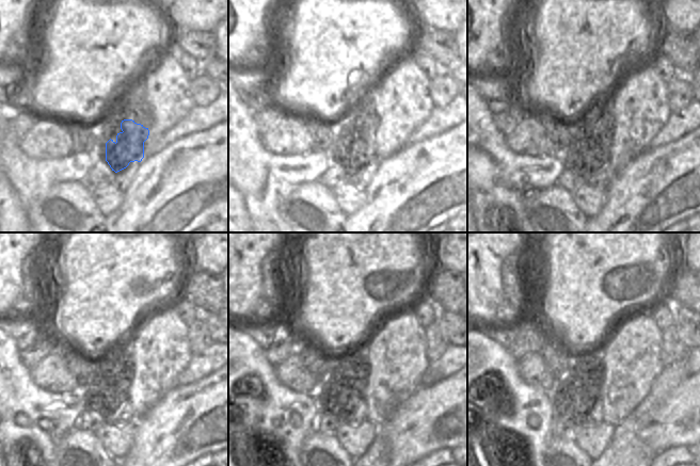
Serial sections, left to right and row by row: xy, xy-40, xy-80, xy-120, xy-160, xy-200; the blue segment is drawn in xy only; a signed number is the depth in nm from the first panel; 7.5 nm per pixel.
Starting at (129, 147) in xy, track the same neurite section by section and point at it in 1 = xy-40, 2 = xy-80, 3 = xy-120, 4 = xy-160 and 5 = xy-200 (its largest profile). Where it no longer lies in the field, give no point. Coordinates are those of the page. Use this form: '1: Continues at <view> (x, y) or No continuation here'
1: Continues at xy-40 (358, 144)
2: Continues at xy-80 (592, 143)
3: Continues at xy-120 (109, 386)
4: Continues at xy-160 (349, 378)
5: Continues at xy-200 (582, 383)

